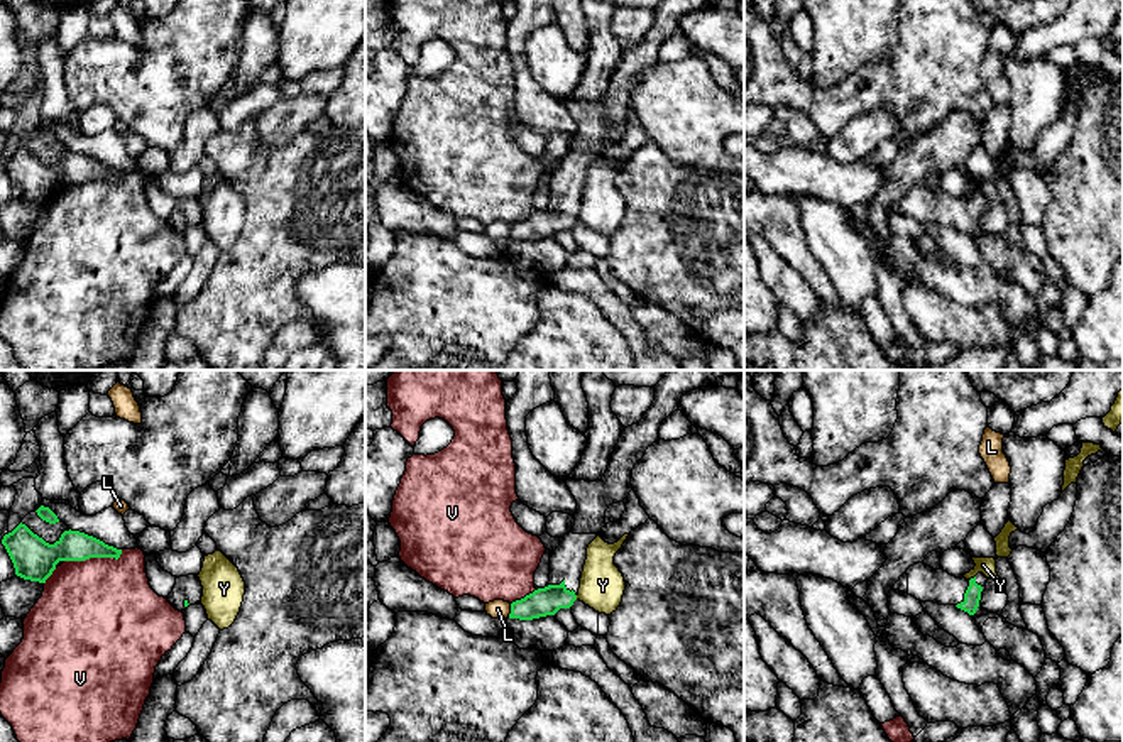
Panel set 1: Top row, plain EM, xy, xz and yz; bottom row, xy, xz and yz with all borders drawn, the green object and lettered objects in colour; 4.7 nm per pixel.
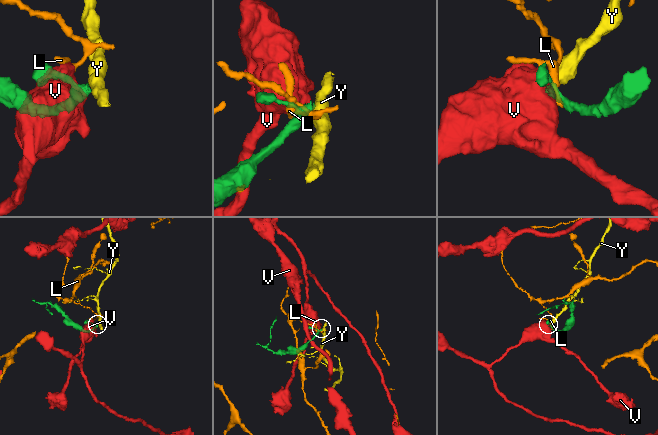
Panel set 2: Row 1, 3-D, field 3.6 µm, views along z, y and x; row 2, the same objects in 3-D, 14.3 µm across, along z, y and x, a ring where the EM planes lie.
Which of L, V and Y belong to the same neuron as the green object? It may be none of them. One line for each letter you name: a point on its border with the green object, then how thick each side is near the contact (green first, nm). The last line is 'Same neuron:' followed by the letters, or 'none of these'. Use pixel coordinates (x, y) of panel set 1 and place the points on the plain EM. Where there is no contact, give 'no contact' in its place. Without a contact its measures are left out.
Same neuron: none of these

